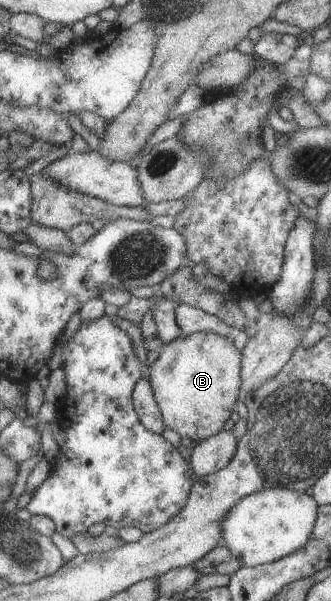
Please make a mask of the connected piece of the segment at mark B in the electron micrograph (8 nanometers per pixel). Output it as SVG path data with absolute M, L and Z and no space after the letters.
M213 332L181 334L158 353L149 366L147 379L163 424L193 442L221 431L240 393L242 353L235 348L232 338Z

